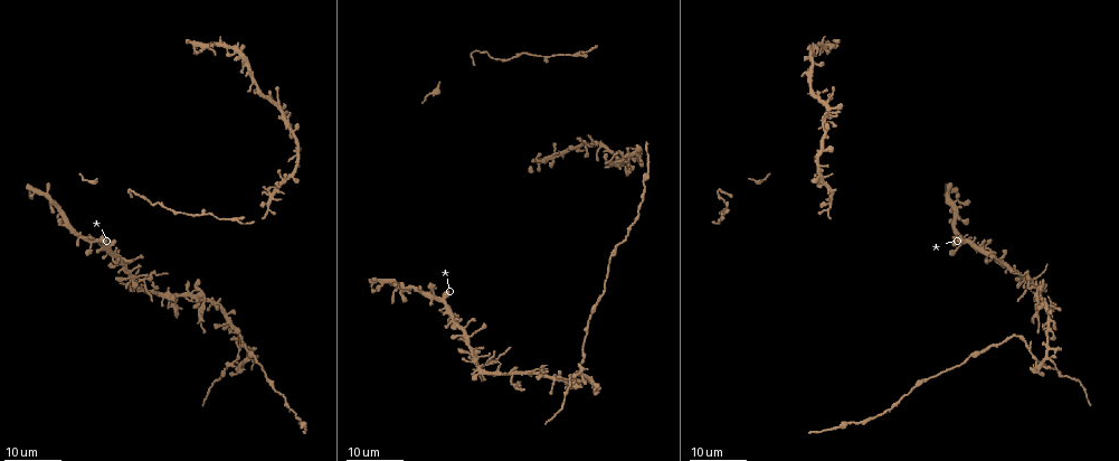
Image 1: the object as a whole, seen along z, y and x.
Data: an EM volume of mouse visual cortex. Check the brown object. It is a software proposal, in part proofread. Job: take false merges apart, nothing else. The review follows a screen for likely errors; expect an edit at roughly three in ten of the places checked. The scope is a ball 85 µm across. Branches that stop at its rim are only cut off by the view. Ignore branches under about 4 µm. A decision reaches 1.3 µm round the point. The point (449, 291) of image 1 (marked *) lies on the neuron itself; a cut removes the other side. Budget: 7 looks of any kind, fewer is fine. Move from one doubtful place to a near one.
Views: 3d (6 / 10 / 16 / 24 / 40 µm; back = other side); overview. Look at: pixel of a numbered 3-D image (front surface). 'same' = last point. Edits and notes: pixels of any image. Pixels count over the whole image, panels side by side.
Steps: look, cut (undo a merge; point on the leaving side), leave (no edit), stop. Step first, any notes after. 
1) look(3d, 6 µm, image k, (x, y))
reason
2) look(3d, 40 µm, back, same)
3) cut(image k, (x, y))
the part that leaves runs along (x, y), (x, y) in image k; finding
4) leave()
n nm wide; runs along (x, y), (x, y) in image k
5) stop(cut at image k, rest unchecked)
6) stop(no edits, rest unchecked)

look(3d, 16 µm, image 1, (443, 300))
three-way junction

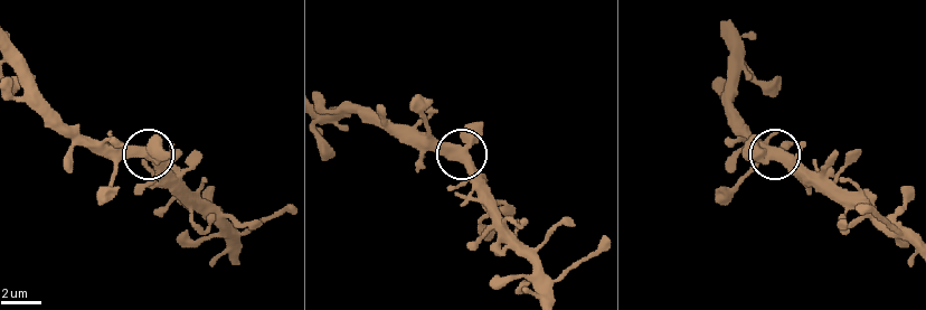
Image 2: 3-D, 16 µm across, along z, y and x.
look(3d, 10 µm, image 2, (778, 149))
closer look

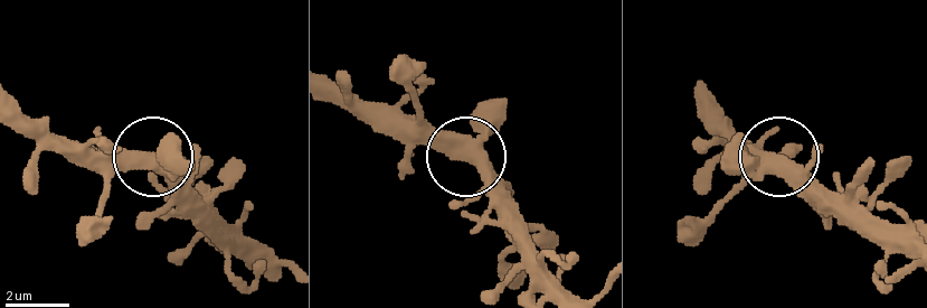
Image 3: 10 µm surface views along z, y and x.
leave()
3 arms; runs along (195, 162), (85, 155) in image 3; one neuron here

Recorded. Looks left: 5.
look(3d, 16 µm, image 1, (1035, 284))
small branch off a trunk

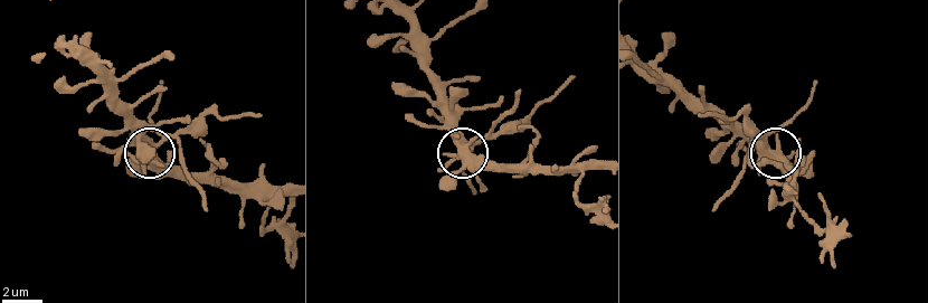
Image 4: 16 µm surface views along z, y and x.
look(3d, 10 µm, image 4, (767, 147))

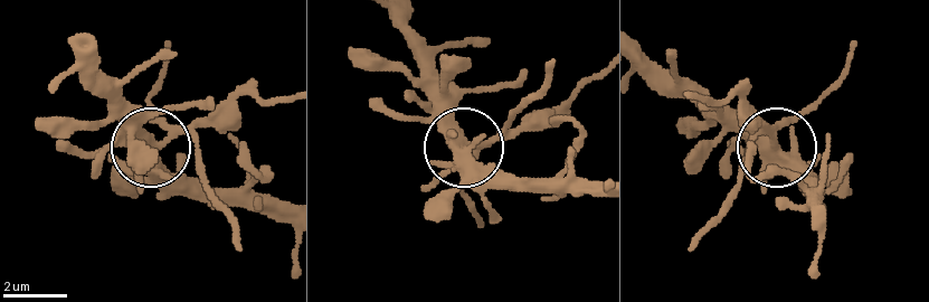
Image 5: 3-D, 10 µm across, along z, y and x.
cut(image 5, (807, 113))
two neurons meet here

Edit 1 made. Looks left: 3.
look(overview)

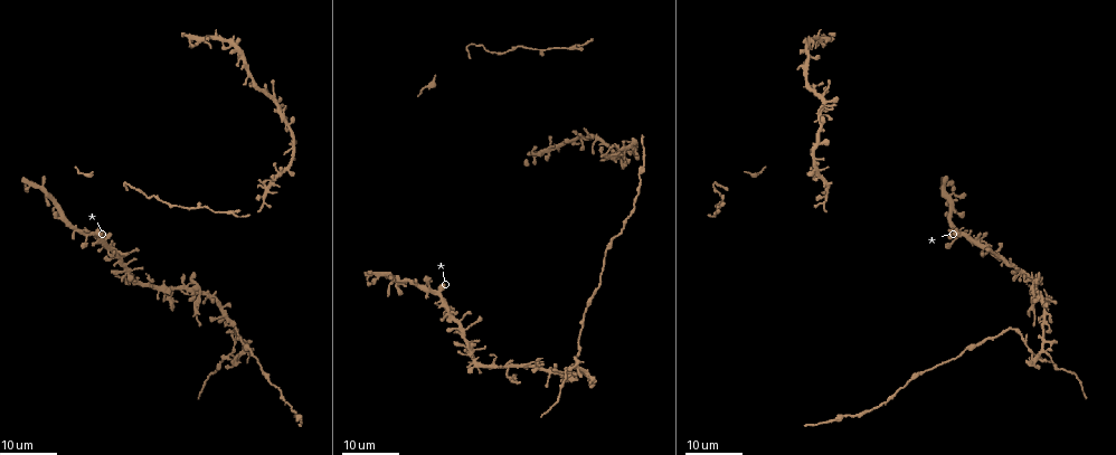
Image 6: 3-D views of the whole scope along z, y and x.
look(3d, 24 µm, image 6, (508, 367))
three arms meet

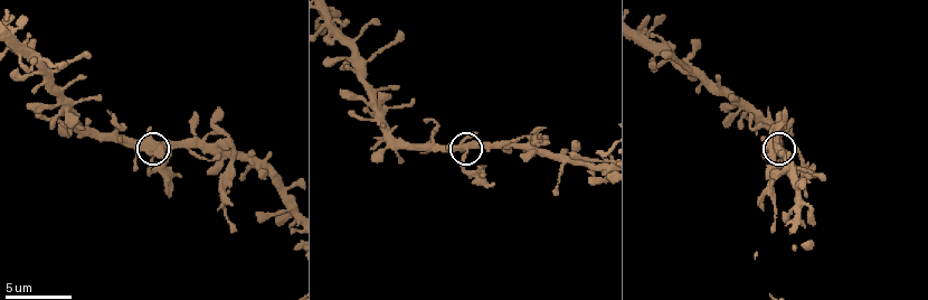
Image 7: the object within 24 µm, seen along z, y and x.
look(3d, 10 µm, image 7, (465, 151))

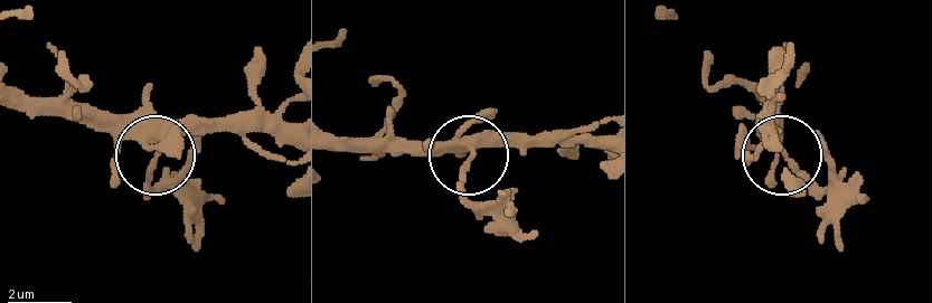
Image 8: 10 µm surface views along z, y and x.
cut(image 8, (143, 191))
290 nm wide; a second neuron is stuck on

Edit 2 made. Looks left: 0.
stop(cut at image 5, cut at image 8, rest unchecked)

